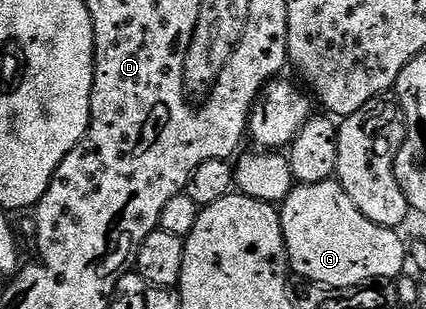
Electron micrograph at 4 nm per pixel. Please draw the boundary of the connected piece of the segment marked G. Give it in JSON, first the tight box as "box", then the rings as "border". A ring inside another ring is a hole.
{"box":[279,179,407,288],"border":[[[338,179],[312,184],[296,183],[291,193],[281,201],[279,208],[283,241],[287,247],[287,259],[292,273],[304,276],[304,281],[321,284],[325,288],[356,288],[359,284],[370,284],[377,280],[394,281],[407,264],[407,248],[394,228],[374,224],[345,194]]]}

